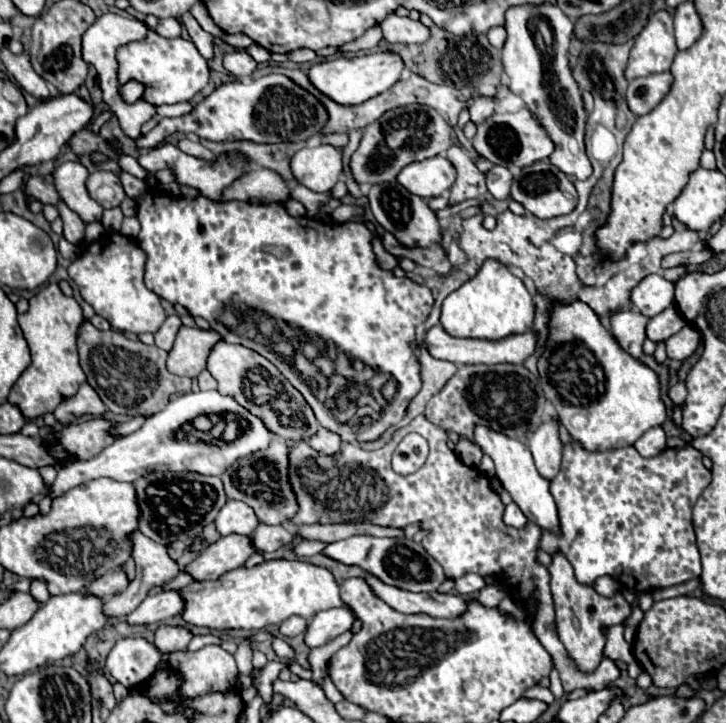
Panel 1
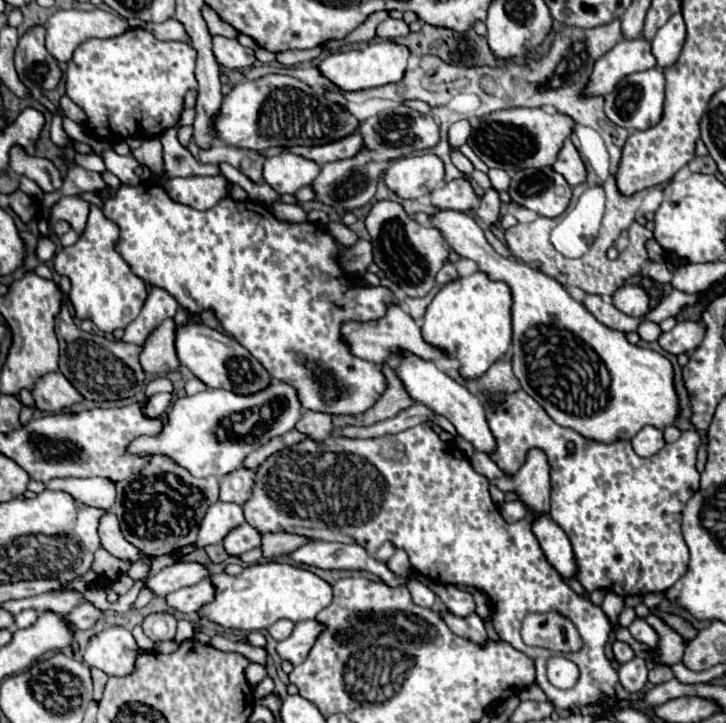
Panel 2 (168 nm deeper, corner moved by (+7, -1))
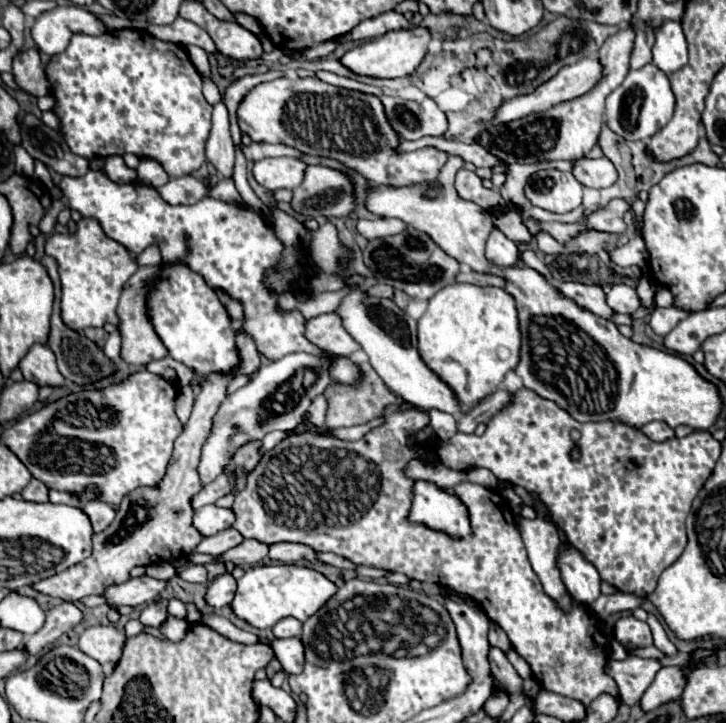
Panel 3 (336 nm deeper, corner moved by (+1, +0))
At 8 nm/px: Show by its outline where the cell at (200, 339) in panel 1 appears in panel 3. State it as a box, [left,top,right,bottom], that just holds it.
[116,266,166,366]

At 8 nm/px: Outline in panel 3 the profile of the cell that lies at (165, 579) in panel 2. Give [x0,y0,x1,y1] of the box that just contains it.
[102,576,166,606]

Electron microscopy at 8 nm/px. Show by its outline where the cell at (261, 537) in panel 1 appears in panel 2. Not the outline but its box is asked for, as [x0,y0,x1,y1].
[222,523,262,555]

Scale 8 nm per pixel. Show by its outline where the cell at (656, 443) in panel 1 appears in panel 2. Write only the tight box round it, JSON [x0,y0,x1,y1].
[632,427,664,457]

